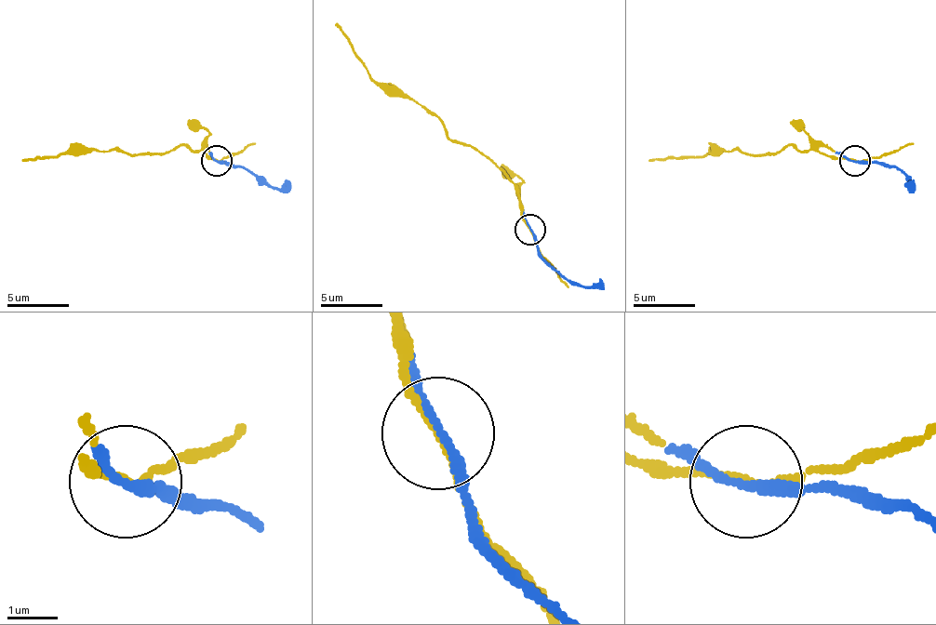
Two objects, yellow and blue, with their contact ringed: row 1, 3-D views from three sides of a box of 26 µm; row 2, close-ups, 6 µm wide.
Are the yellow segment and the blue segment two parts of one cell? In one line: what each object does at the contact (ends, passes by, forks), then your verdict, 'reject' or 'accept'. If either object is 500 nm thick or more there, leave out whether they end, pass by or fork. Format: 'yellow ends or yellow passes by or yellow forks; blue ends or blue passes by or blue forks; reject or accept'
yellow passes by; blue passes by; accept

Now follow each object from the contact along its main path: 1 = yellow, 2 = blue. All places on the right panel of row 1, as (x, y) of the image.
1: (854, 160), (793, 144), (777, 153), (721, 151), (697, 156), (648, 160)
2: (854, 160), (875, 163), (901, 172), (913, 187), (910, 181)

